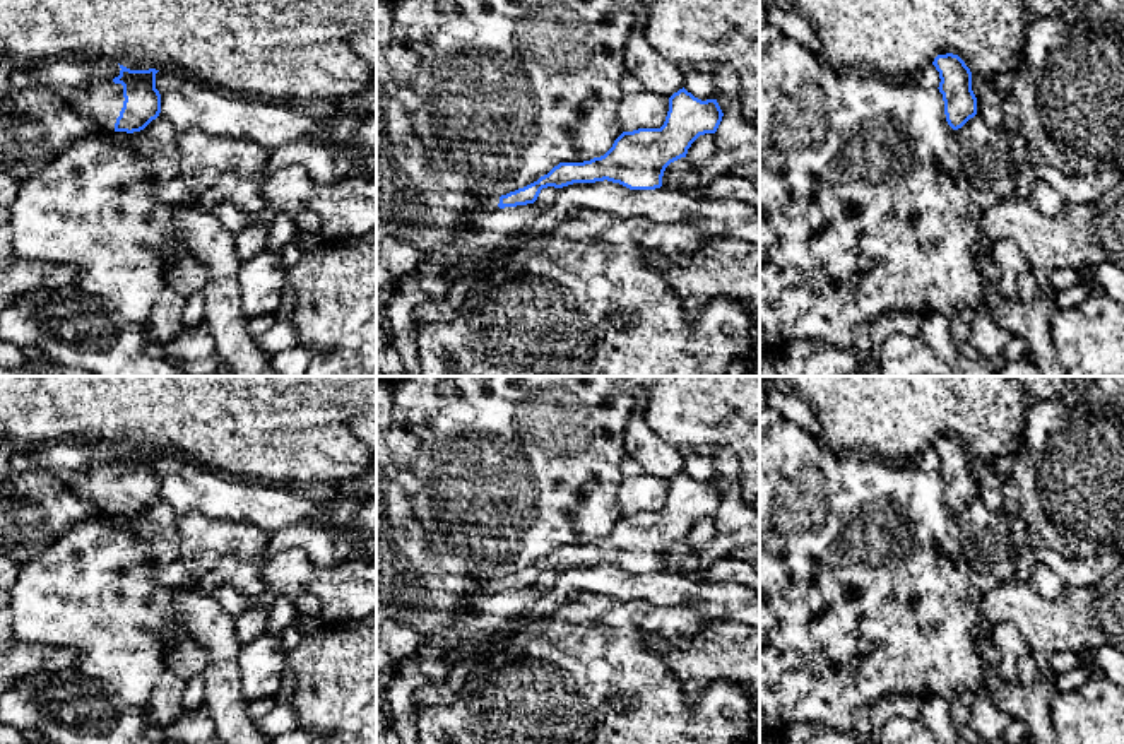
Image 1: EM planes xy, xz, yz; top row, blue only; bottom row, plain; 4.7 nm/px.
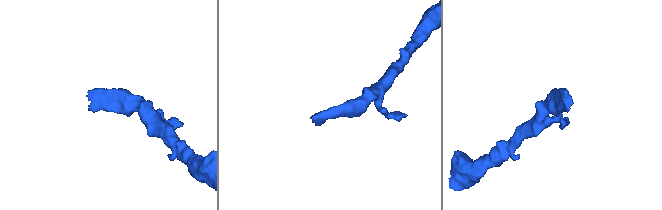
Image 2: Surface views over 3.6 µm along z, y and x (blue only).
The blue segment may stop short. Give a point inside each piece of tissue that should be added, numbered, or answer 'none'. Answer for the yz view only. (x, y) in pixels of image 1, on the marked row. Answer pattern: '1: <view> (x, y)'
none

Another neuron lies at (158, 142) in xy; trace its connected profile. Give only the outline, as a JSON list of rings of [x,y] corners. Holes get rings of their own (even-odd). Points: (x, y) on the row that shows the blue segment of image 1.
[[[157,116],[140,132],[121,133],[123,142],[145,159],[147,173],[157,185],[180,174],[178,132],[166,118]]]

